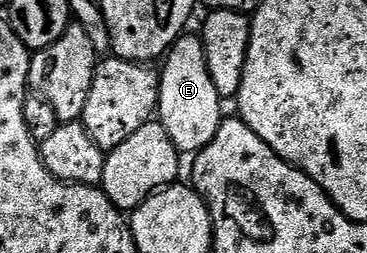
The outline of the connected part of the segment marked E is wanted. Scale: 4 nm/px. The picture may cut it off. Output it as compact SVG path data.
M201 36L177 37L161 65L157 120L161 121L164 131L168 131L179 154L197 155L204 147L208 147L208 143L212 143L212 139L216 139L216 131L220 131L224 120L223 102L216 91L216 83L212 83L212 75L208 75L208 63Z

